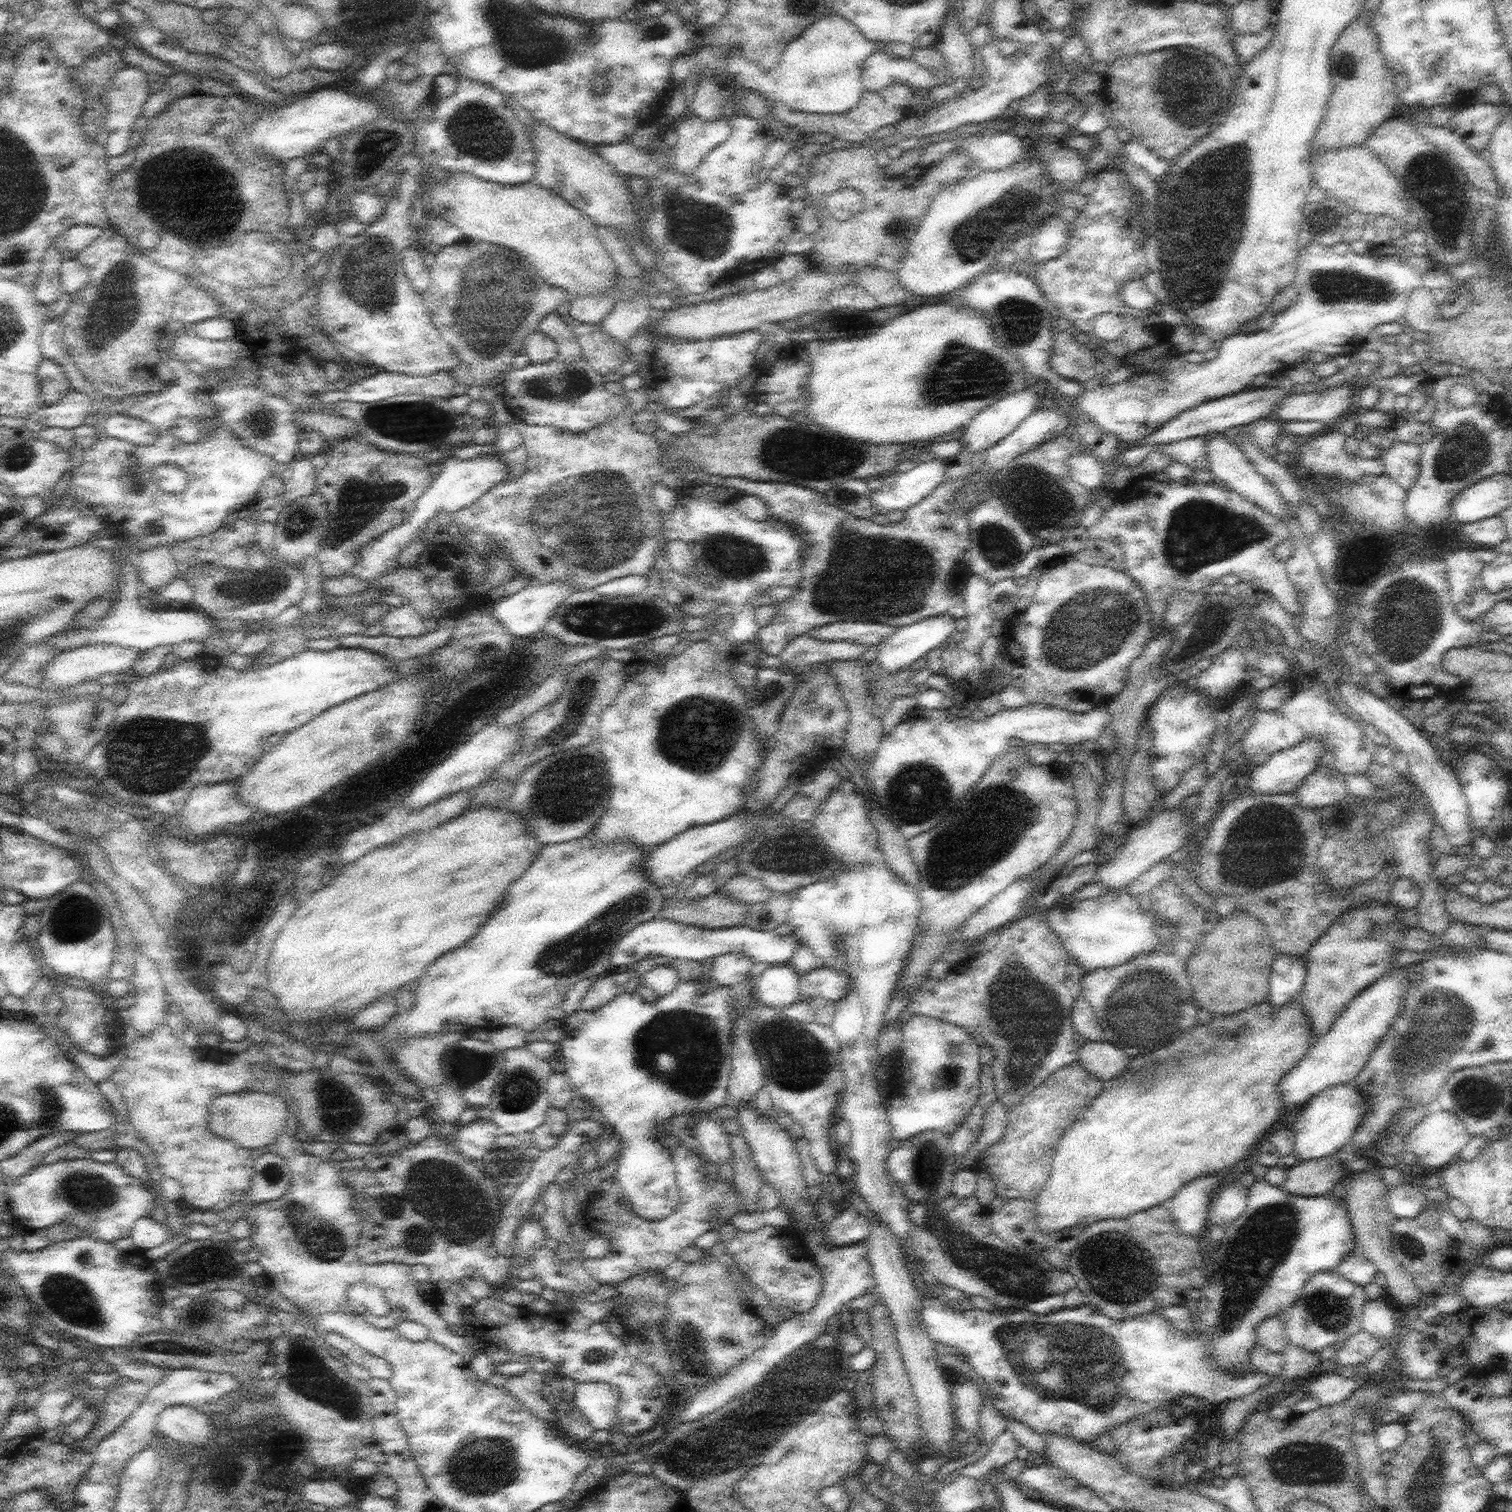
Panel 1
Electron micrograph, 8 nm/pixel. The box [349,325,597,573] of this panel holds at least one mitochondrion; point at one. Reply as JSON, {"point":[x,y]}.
{"point":[408,421]}

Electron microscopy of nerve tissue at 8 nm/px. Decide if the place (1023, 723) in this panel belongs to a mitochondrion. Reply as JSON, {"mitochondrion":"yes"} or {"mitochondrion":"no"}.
{"mitochondrion":"no"}

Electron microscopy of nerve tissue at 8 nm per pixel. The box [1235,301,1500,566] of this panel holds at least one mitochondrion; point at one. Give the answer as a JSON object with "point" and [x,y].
{"point":[1466,449]}

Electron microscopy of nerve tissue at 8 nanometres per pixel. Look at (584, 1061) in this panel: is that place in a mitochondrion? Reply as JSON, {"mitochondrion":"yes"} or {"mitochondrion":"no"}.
{"mitochondrion":"no"}

